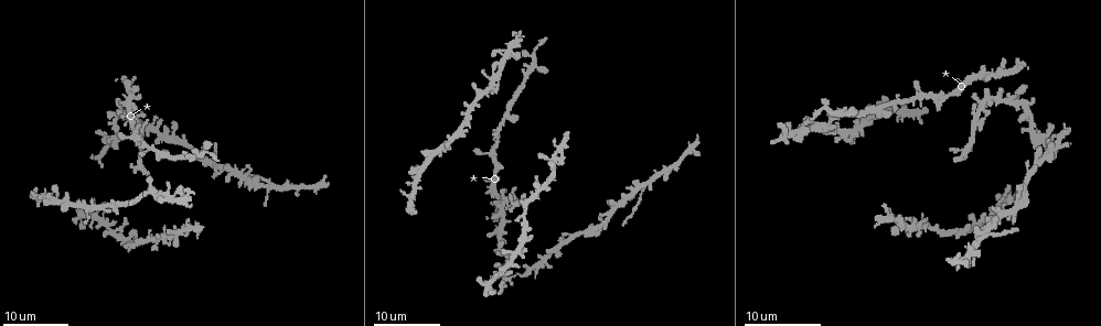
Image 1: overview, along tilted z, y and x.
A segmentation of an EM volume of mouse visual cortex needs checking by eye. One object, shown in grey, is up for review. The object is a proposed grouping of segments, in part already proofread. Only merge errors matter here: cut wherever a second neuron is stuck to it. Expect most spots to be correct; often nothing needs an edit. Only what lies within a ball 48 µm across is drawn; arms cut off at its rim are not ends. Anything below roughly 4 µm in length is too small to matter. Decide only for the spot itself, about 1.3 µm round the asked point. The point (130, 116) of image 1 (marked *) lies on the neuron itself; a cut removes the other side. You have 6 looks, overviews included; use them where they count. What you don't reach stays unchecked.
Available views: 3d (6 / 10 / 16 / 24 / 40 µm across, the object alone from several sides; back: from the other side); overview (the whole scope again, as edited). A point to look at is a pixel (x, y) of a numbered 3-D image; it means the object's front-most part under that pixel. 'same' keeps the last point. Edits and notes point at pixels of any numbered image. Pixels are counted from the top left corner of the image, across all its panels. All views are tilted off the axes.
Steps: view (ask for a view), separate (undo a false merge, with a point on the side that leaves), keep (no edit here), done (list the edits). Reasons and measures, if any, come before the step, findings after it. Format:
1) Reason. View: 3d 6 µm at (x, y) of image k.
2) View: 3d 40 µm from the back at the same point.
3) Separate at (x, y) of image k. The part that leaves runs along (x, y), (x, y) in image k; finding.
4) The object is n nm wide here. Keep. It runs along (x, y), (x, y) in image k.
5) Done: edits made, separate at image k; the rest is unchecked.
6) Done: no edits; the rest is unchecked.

Arms run side by side. View: 3d 24 µm at (504, 208) of image 1.

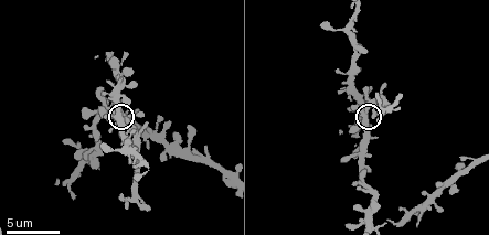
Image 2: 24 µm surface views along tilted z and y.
View: 3d 6 µm at (365, 117) of image 2.

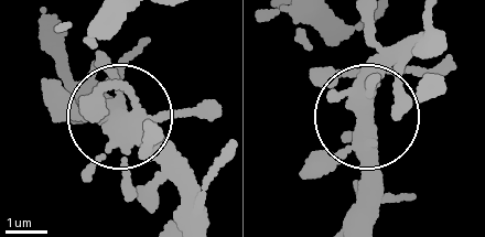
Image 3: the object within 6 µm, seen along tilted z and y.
Keep. All the same neuron.

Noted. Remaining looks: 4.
Looks like a crossing. View: 3d 16 µm at (981, 240) of image 1.

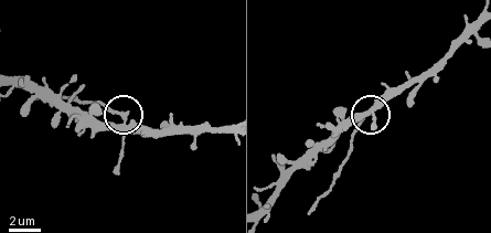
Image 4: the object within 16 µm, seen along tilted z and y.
View: 3d 6 µm at (123, 121) of image 4.

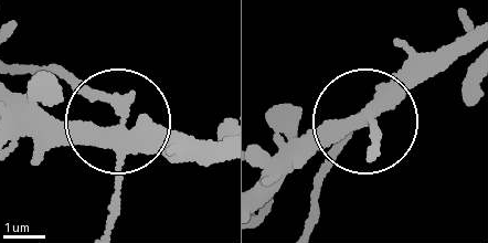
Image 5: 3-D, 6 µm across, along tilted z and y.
The object is 300 nm wide here. Keep. Continuous, no second neuron.

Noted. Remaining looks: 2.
Four or more arms meet. View: 3d 16 µm at (530, 68) of image 1.

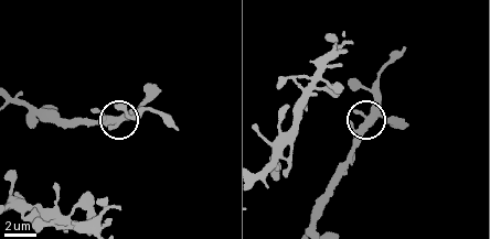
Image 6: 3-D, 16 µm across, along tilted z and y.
View: 3d 10 µm at (123, 118) of image 6.

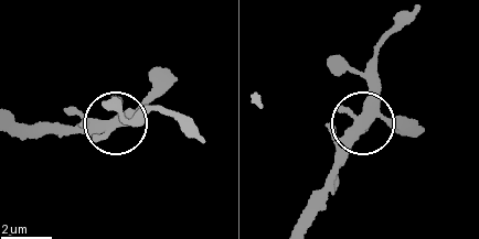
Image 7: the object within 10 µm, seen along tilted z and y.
The side arm is 6 µm long. Keep. It runs along (12, 133), (31, 138), (115, 127), (144, 108) in image 7; continuous, no second neuron.

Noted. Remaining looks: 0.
Done: no edits; the rest is unchecked.

